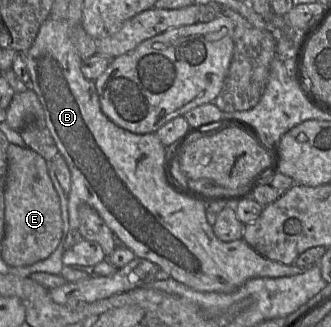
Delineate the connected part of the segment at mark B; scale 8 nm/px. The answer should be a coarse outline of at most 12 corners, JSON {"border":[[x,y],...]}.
{"border":[[66,21],[20,54],[79,207],[200,292],[305,270],[224,242],[156,134],[102,112]]}

